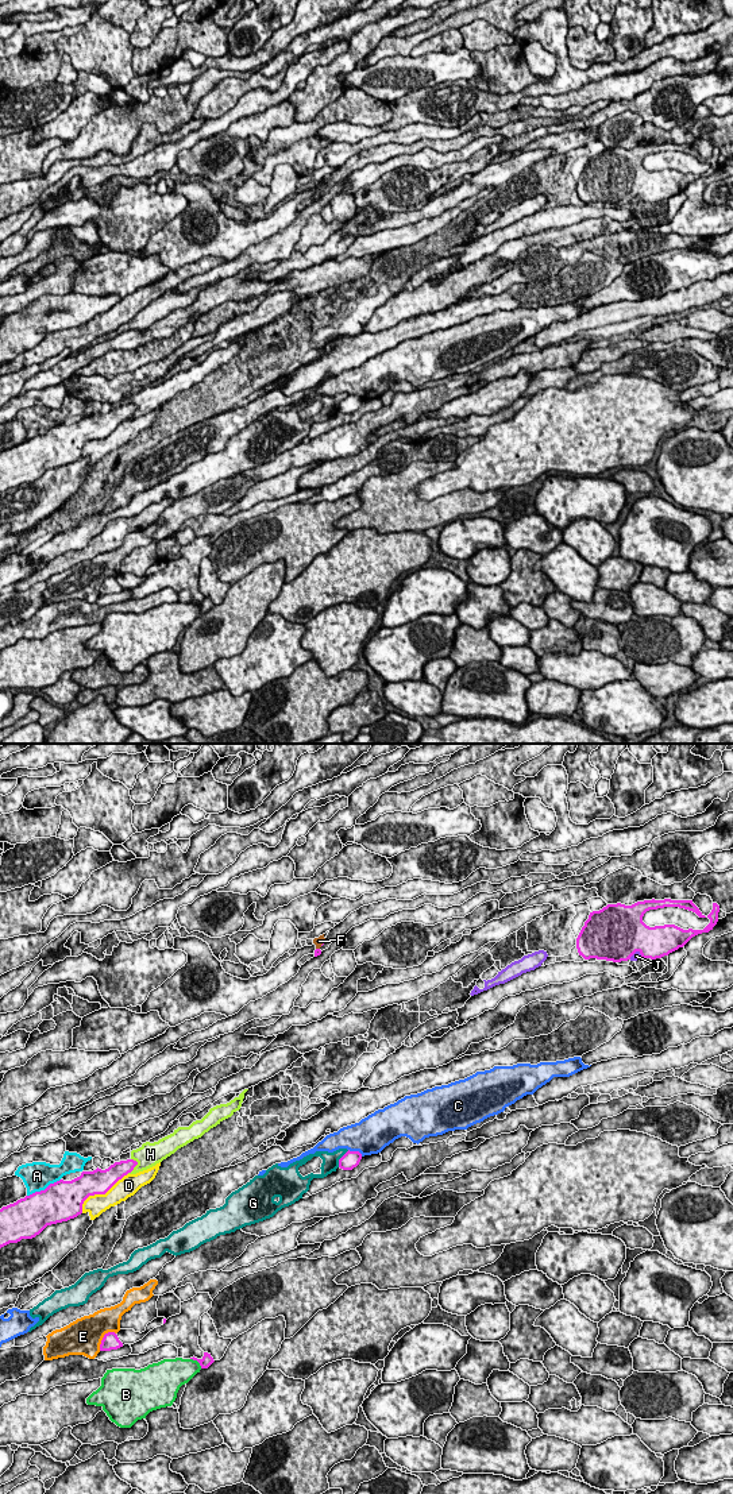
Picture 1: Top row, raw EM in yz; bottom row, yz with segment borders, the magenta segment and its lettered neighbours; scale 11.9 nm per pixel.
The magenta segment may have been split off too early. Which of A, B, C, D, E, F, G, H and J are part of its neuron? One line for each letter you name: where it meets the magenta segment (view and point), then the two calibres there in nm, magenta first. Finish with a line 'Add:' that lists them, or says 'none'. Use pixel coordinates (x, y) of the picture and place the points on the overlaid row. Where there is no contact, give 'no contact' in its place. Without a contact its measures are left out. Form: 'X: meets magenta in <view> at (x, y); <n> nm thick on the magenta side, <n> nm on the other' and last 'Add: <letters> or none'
F: meets magenta in yz at (323, 942); 30 nm thick on the magenta side, 100 nm on the other
Add: F

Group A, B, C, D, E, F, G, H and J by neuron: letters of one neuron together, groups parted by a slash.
A / B / C / D / E / F / G / H / J

